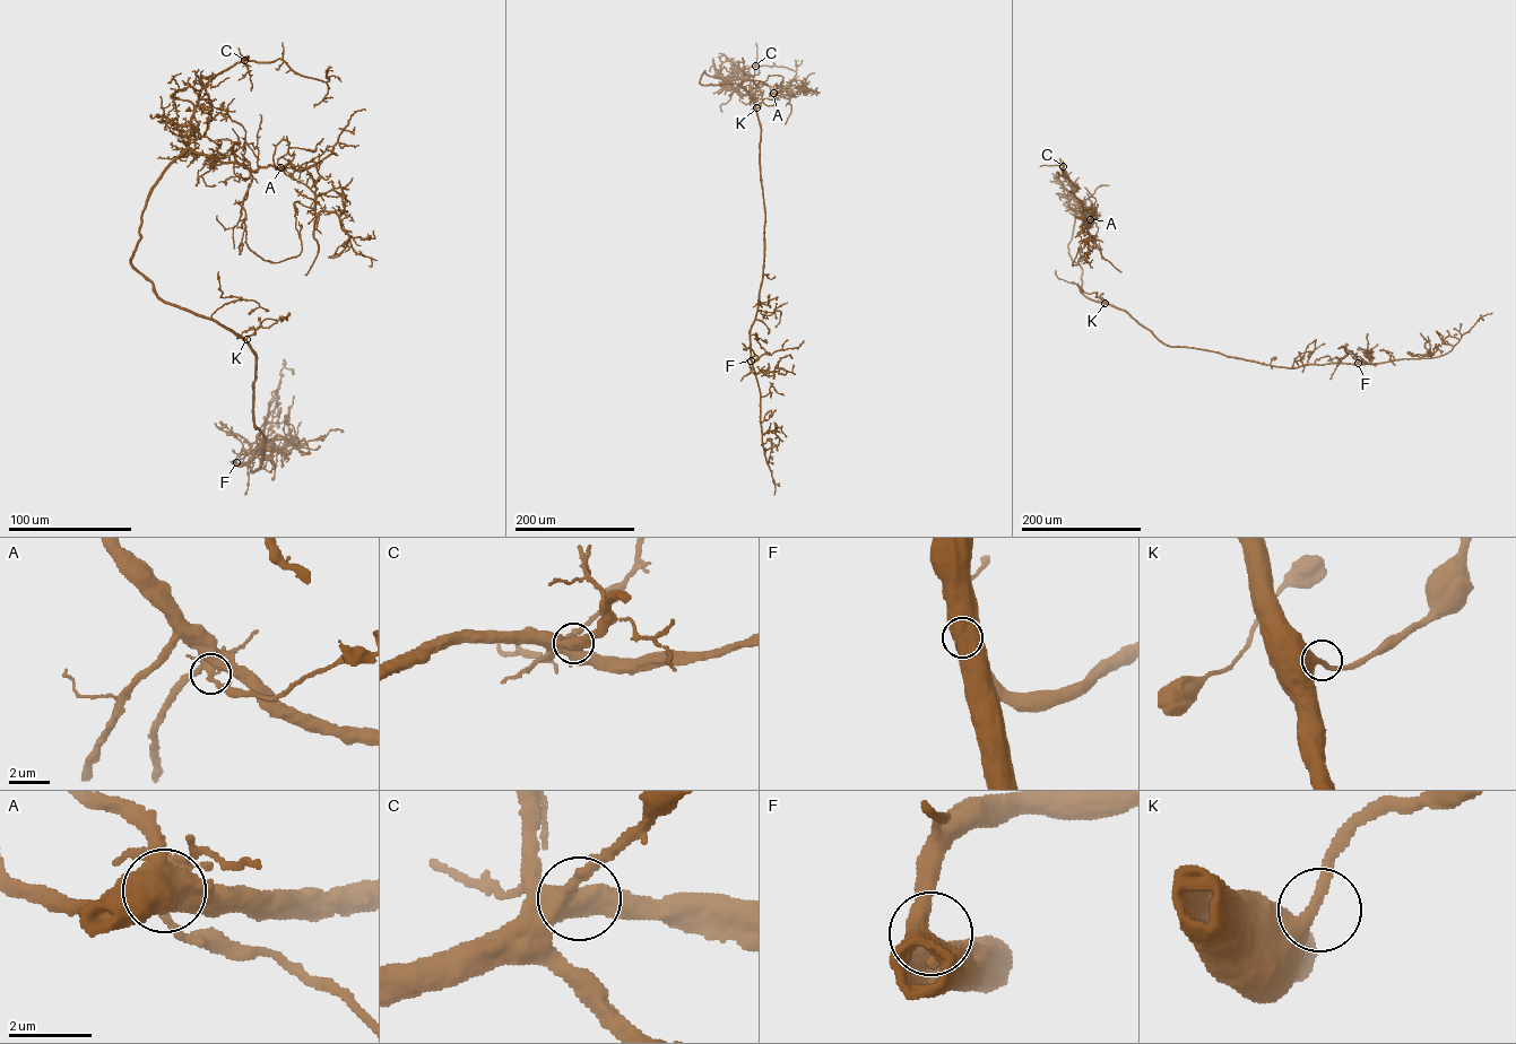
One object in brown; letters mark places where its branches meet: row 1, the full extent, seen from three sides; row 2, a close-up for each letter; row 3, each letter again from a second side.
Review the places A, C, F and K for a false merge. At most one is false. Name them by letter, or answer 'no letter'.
A

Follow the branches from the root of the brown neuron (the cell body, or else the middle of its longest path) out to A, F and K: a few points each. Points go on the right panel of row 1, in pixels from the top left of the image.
A: (1158, 339), (1124, 311), (1080, 292), (1082, 268), (1072, 259), (1068, 245), (1075, 210), (1075, 216), (1090, 219)
F: (1158, 339), (1171, 346), (1206, 349), (1287, 367), (1358, 363)
K: (1158, 339), (1126, 312), (1105, 303)

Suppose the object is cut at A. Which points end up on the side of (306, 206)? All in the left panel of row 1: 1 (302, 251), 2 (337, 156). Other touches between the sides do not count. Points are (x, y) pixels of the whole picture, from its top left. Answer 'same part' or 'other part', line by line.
1: other part
2: other part

